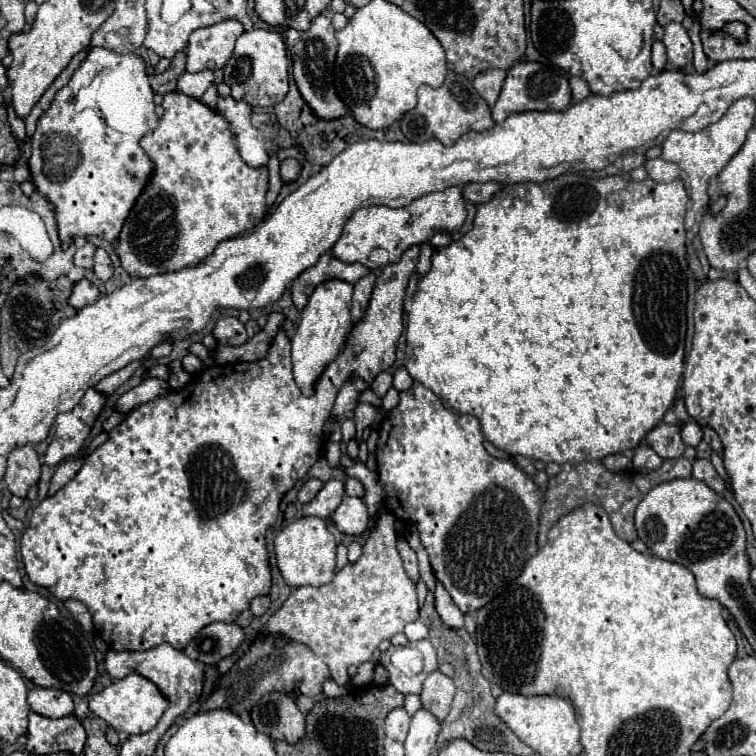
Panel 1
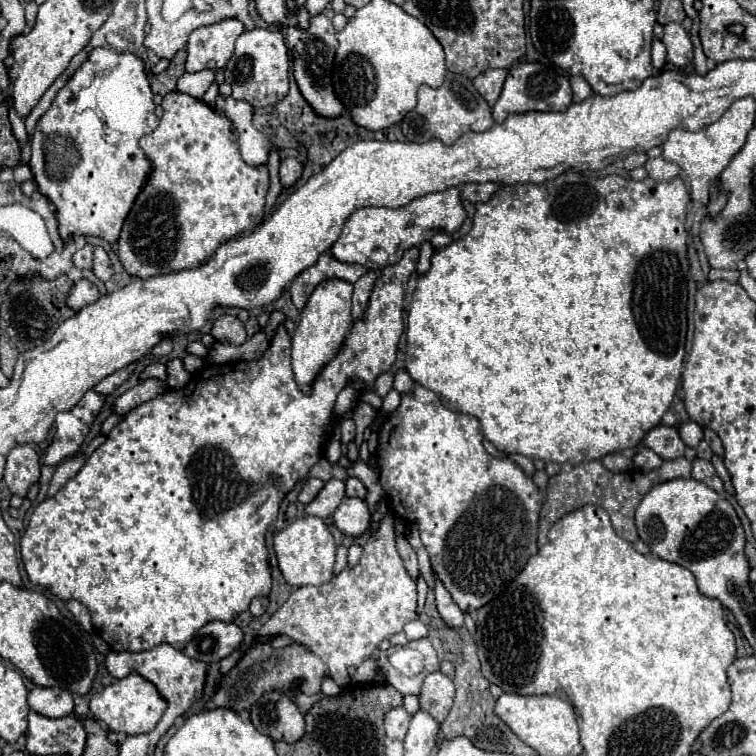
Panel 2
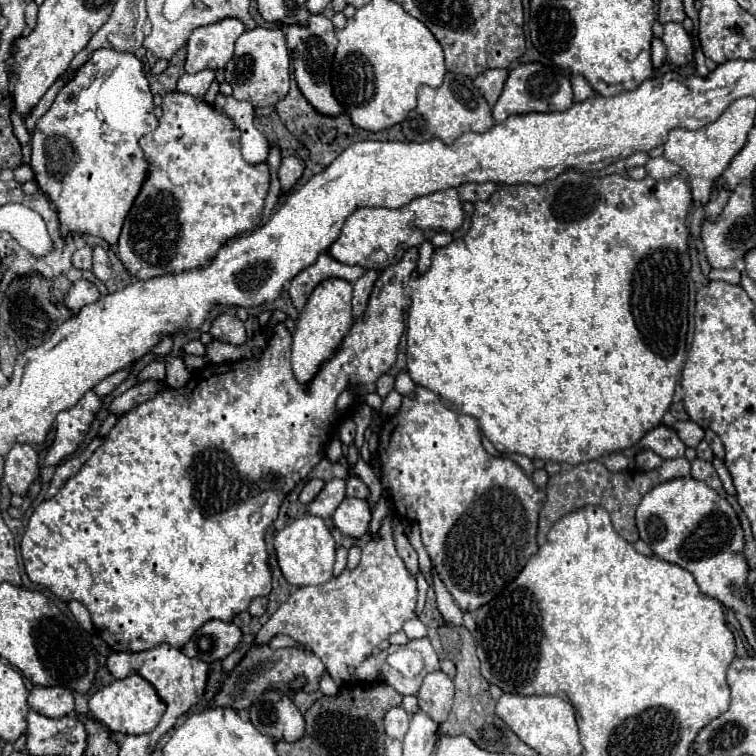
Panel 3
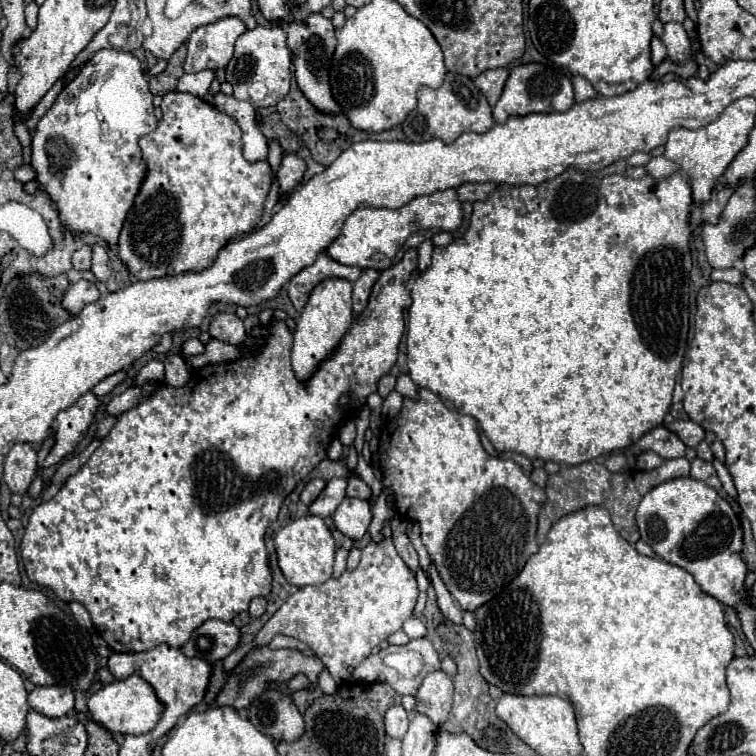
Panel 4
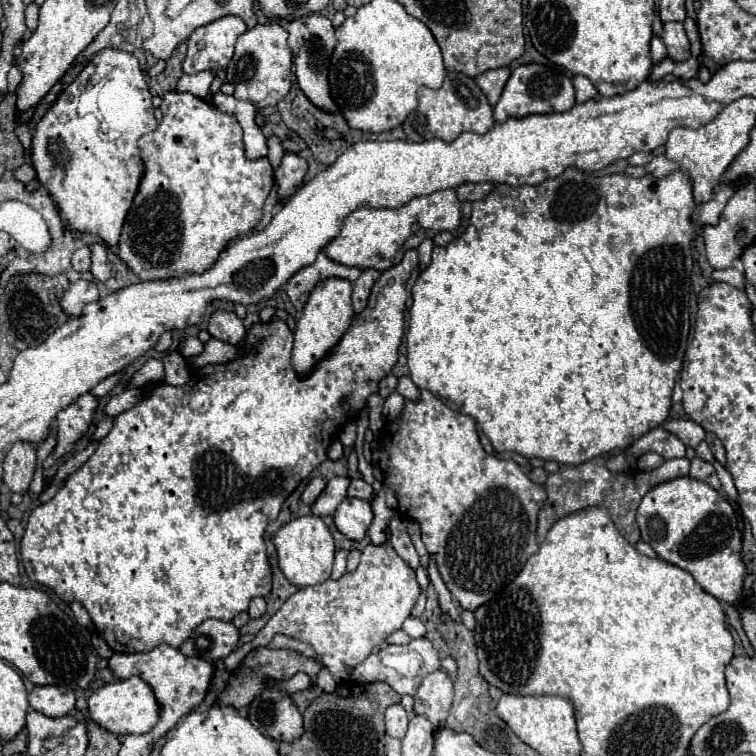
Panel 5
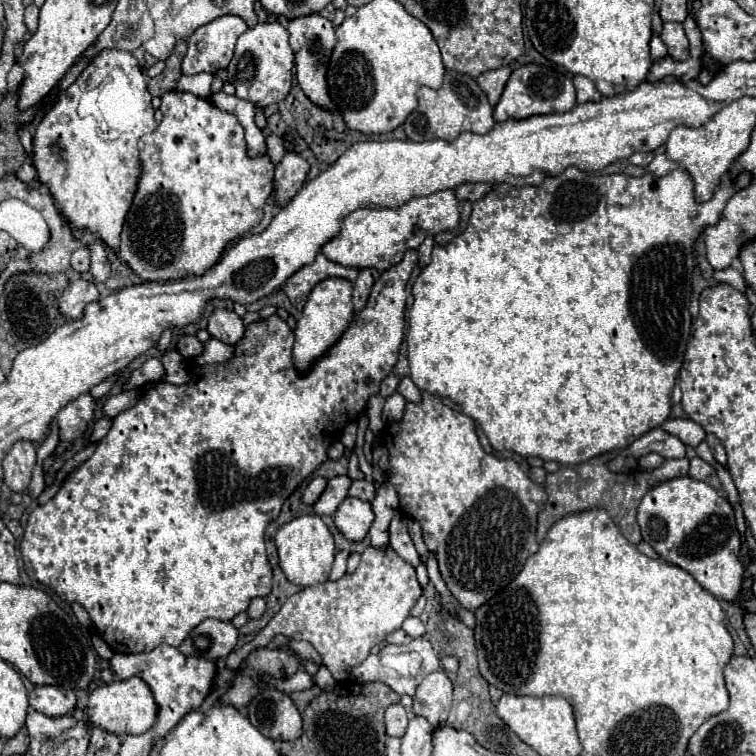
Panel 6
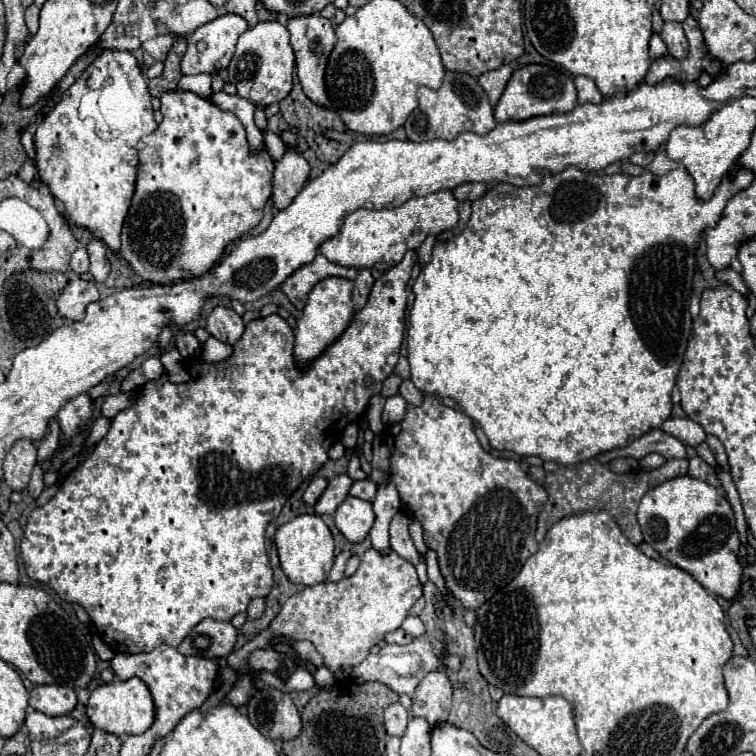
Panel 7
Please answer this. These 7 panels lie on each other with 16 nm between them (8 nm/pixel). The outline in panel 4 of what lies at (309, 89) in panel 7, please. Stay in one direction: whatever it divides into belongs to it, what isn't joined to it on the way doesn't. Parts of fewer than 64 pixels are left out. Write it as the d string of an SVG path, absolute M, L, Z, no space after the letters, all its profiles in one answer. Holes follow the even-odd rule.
M312 14L308 20L294 22L286 26L288 32L288 48L292 52L292 64L294 64L294 76L298 82L298 88L302 94L310 100L314 108L320 108L320 112L342 112L342 108L336 104L328 80L330 72L330 62L332 62L332 52L336 48L336 36L334 36L334 26L328 18L322 14Z

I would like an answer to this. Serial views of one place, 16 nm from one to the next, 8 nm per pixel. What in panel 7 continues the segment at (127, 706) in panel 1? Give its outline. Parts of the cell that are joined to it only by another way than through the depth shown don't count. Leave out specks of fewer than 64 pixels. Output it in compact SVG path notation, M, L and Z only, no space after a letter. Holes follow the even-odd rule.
M134 676L130 680L114 680L110 684L98 686L90 694L86 714L88 714L90 722L96 728L106 730L110 734L116 734L116 736L122 736L122 734L142 734L142 732L146 732L154 724L156 706L154 706L154 700L152 700L152 694L150 694L148 686L140 678Z

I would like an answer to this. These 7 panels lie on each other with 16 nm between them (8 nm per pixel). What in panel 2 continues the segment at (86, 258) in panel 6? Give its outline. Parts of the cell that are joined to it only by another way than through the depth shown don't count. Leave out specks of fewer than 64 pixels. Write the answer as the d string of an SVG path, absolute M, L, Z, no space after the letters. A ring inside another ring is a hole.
M84 244L74 254L74 266L76 268L92 268L92 254L94 254L94 246L92 244Z

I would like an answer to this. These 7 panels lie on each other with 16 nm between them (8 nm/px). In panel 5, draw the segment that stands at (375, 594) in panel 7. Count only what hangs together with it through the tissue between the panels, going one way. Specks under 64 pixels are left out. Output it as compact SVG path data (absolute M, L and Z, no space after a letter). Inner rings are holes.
M390 538L380 546L368 544L362 550L362 560L354 572L344 572L338 580L326 580L318 586L300 588L282 604L252 642L236 648L224 660L224 666L226 670L234 670L252 648L268 646L276 634L286 634L310 644L338 684L348 682L350 668L364 662L374 646L400 630L402 622L410 618L418 594L416 574L400 560Z

